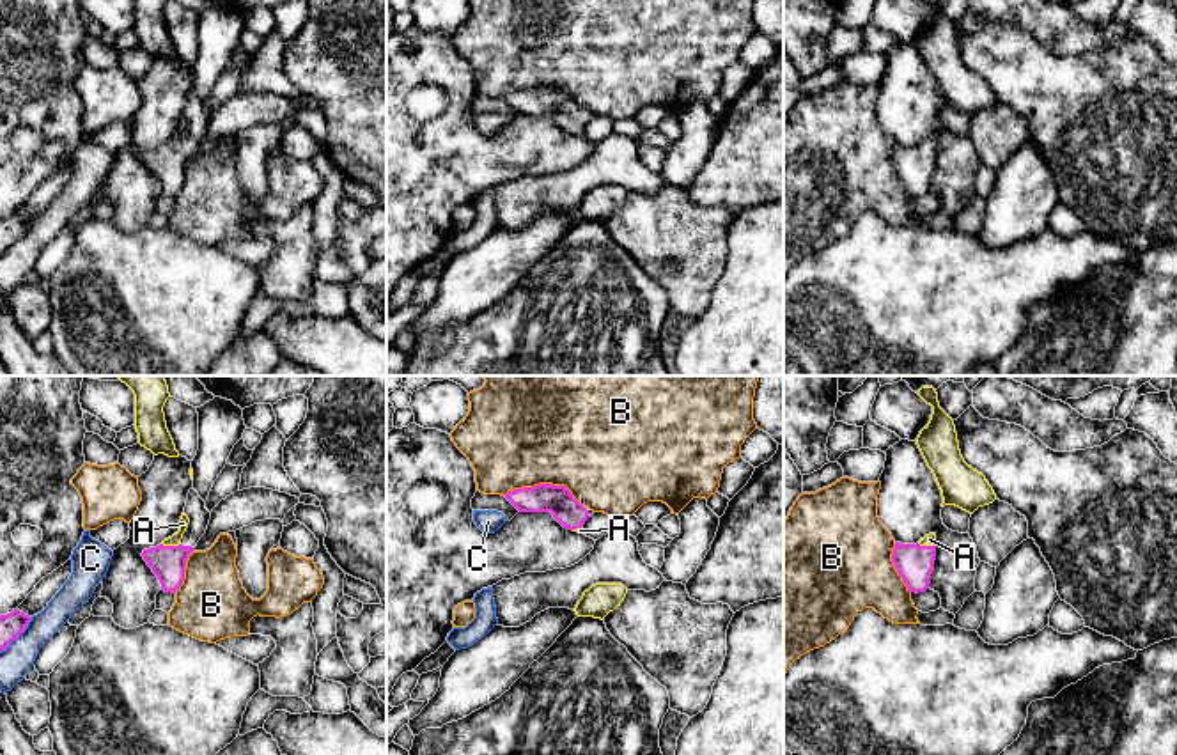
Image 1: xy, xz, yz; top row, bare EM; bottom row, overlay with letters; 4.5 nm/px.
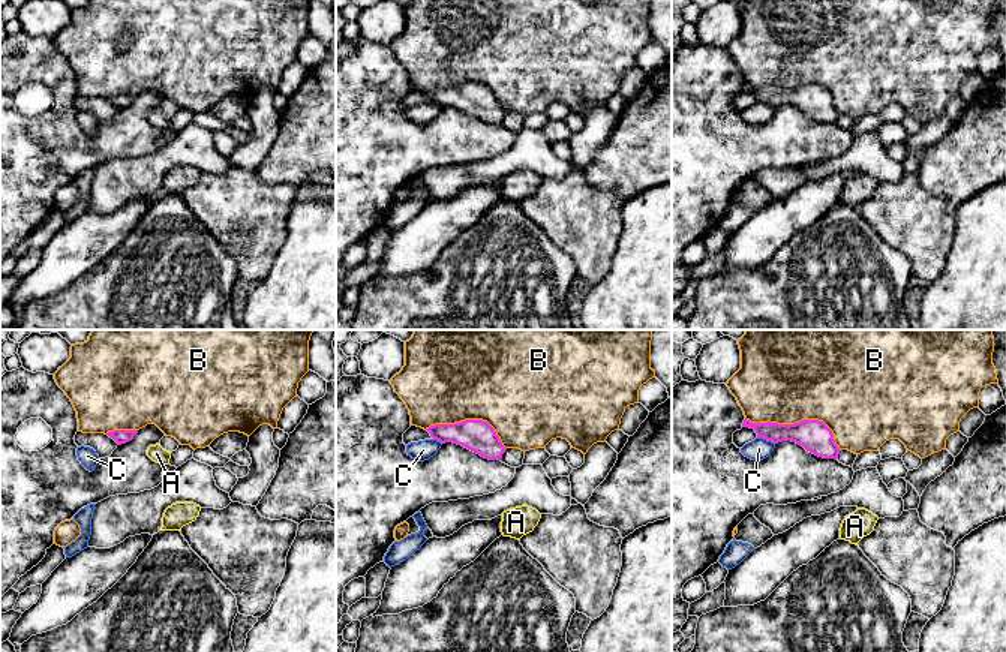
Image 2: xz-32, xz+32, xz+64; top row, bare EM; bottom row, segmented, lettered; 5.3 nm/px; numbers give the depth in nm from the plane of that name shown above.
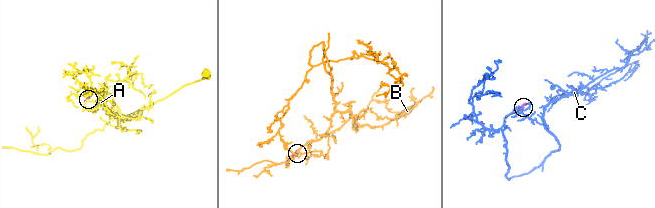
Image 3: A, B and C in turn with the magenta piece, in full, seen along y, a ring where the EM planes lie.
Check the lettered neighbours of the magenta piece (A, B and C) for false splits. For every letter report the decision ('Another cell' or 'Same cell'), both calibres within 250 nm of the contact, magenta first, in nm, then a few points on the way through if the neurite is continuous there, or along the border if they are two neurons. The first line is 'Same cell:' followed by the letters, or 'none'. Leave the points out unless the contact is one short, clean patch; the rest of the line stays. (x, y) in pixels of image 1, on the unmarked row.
Same cell: A
A: Same cell. Thickness 160 nm (magenta) against 50 nm
B: Another cell. Thickness 140 nm (magenta) against 420 nm
C: Another cell. Thickness 110 nm (magenta) against 150 nm

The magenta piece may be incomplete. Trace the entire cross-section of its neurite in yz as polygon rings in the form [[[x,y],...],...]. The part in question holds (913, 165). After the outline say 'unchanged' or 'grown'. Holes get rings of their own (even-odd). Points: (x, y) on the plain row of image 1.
[[[929,136],[916,147],[895,145],[892,165],[909,195],[925,195],[936,163],[936,136]]] | grown

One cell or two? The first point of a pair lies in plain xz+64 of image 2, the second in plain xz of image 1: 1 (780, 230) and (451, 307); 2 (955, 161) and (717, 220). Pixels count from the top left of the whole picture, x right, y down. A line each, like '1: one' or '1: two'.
1: one
2: two

